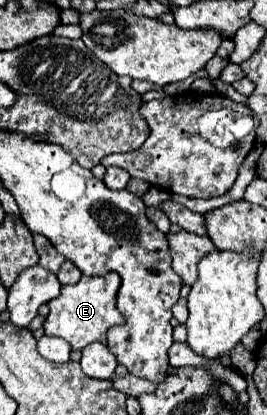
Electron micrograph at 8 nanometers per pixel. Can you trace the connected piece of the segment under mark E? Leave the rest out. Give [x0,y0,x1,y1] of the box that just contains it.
[44,272,124,350]

